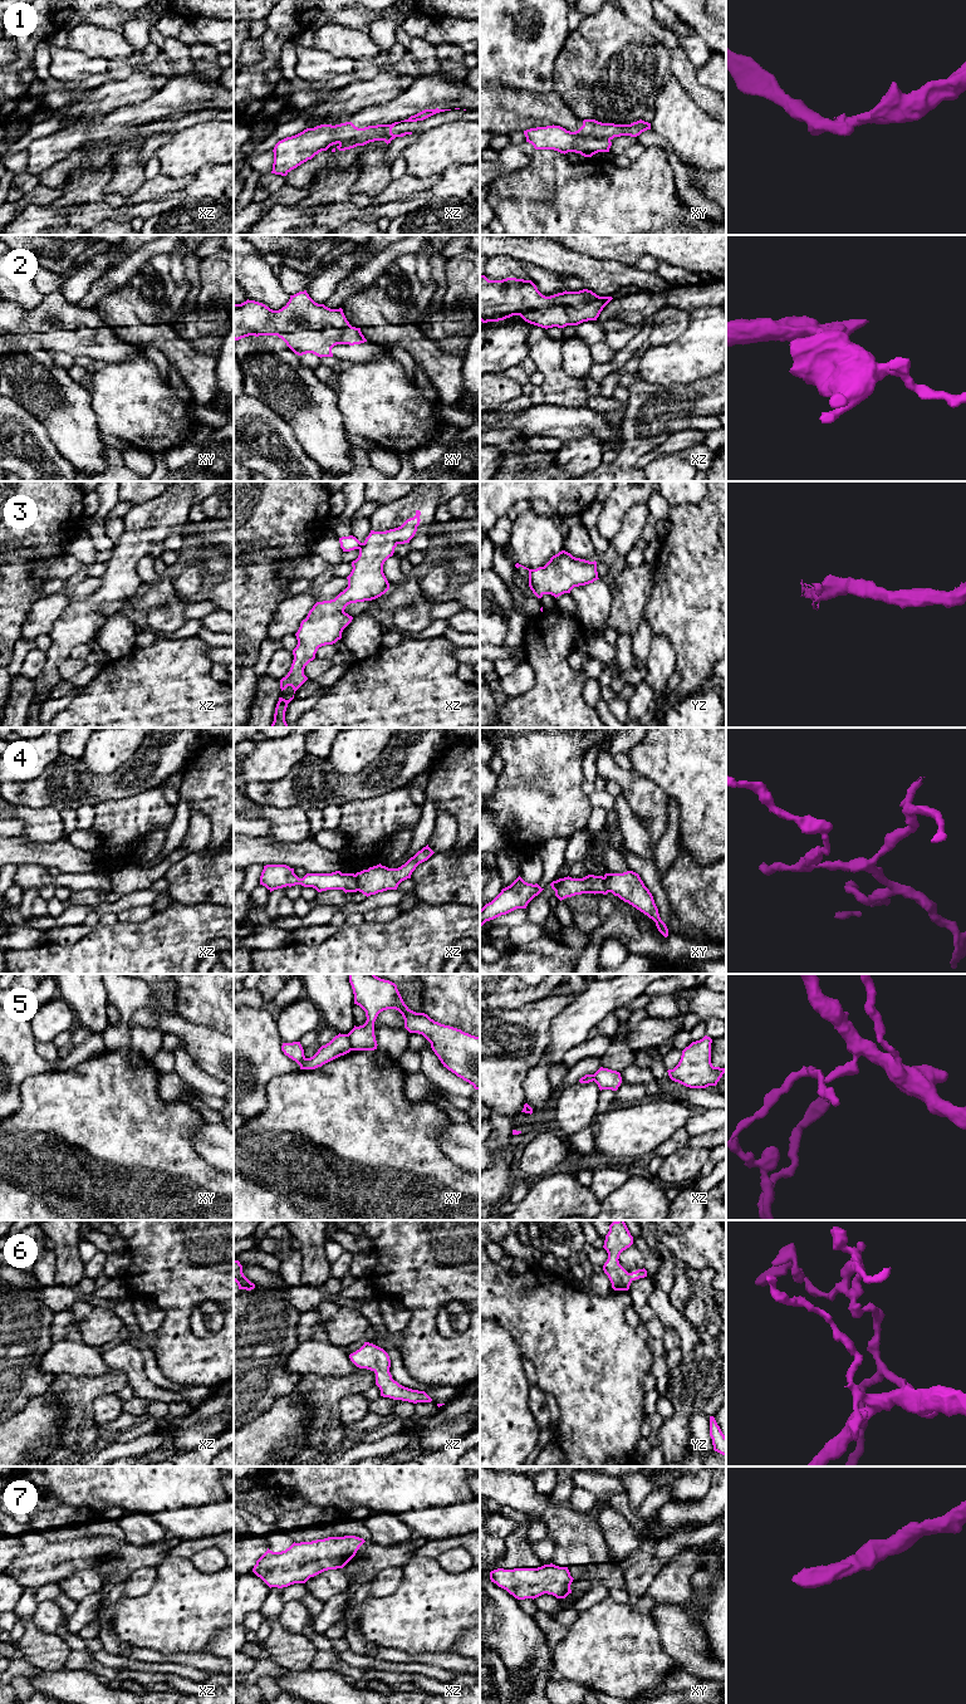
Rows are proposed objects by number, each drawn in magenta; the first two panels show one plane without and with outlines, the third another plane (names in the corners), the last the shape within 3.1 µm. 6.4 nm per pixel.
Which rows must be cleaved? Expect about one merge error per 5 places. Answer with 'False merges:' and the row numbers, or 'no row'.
False merges: 1, 4, 5

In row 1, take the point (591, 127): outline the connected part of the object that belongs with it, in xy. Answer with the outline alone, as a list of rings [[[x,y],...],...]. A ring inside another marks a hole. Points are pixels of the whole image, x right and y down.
[[[584,119],[583,126],[574,133],[611,141],[621,136],[637,137],[647,129],[651,129],[651,123],[642,119],[631,124],[602,123],[595,119]]]

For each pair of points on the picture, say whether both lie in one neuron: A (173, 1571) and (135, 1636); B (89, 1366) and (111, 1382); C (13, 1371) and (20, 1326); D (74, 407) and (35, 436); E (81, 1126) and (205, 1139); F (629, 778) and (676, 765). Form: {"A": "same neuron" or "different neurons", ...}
{"A": "same neuron", "B": "different neurons", "C": "same neuron", "D": "different neurons", "E": "different neurons", "F": "different neurons"}

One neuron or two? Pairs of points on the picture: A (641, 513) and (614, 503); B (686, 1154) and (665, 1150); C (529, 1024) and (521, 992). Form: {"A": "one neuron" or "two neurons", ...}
{"A": "two neurons", "B": "two neurons", "C": "two neurons"}

